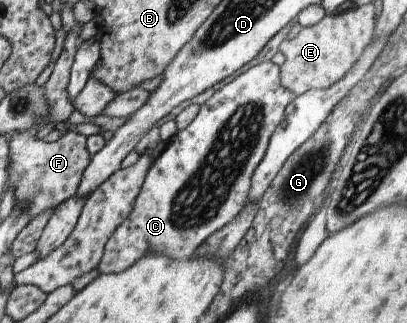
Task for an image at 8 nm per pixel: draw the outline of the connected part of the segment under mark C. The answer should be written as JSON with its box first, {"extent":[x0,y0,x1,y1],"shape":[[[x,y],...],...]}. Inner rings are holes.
{"extent":[97,60,294,274],"shape":[[[271,60],[248,68],[220,90],[213,91],[194,120],[179,130],[153,160],[130,216],[118,225],[105,244],[97,266],[100,274],[121,273],[145,255],[166,255],[177,261],[190,259],[211,234],[232,222],[248,202],[253,172],[294,97],[281,83],[281,67]]]}

